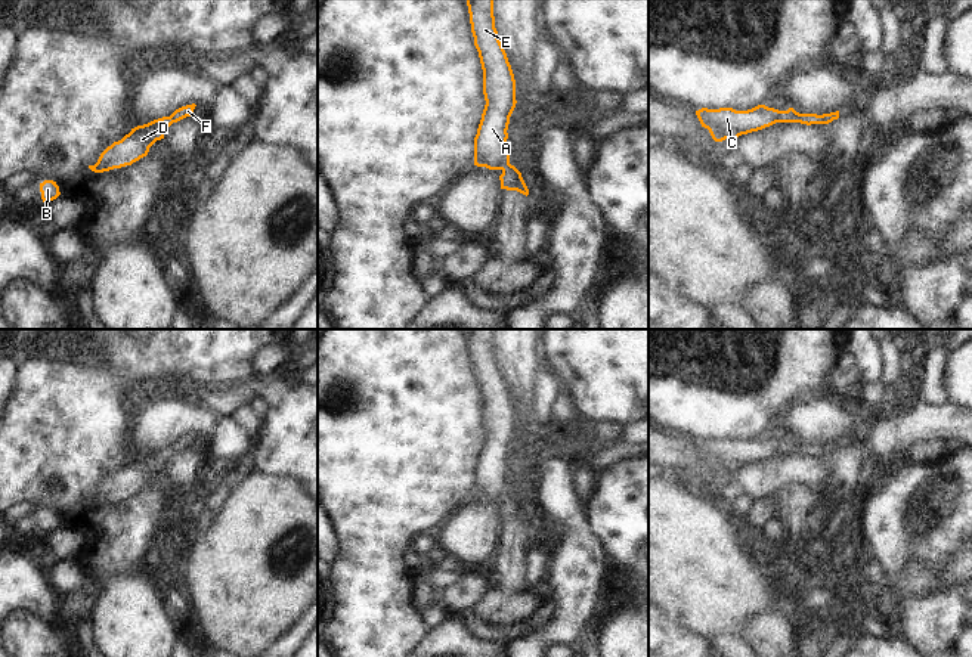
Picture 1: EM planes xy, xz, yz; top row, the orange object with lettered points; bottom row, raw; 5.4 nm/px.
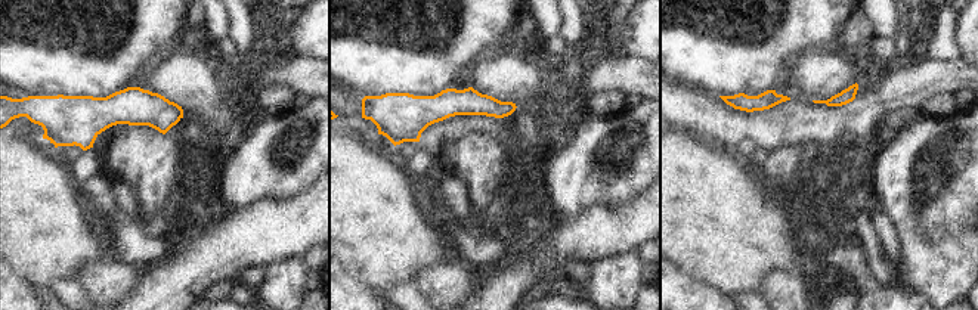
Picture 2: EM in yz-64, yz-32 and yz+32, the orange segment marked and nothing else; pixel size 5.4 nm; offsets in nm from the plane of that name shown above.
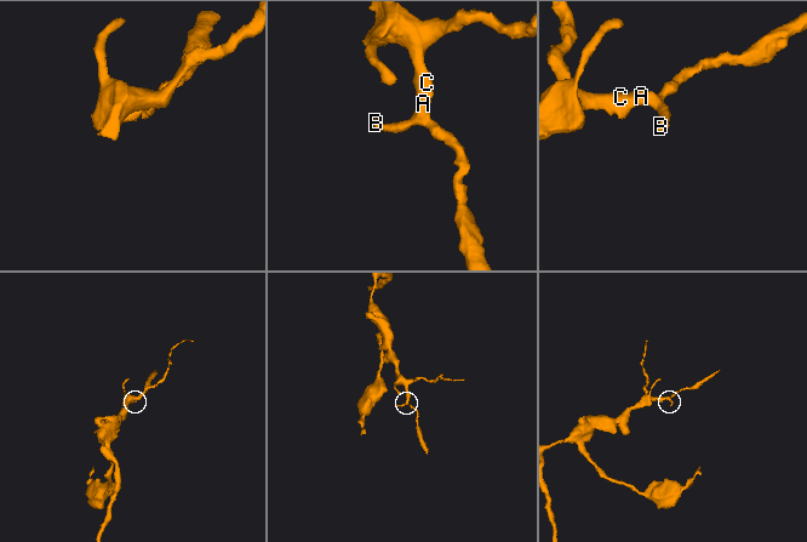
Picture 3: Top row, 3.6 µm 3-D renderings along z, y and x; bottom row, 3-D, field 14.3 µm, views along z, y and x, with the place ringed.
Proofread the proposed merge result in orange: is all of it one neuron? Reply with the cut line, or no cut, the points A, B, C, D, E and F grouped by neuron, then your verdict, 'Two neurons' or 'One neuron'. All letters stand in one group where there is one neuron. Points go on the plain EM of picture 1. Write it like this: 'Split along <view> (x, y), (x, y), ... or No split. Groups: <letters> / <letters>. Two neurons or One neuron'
No split. Groups: A B C D E F. One neuron.

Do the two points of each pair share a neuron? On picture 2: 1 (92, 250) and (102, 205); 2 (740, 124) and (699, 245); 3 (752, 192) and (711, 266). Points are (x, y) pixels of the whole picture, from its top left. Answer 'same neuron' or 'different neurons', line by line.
1: different neurons
2: different neurons
3: same neuron

